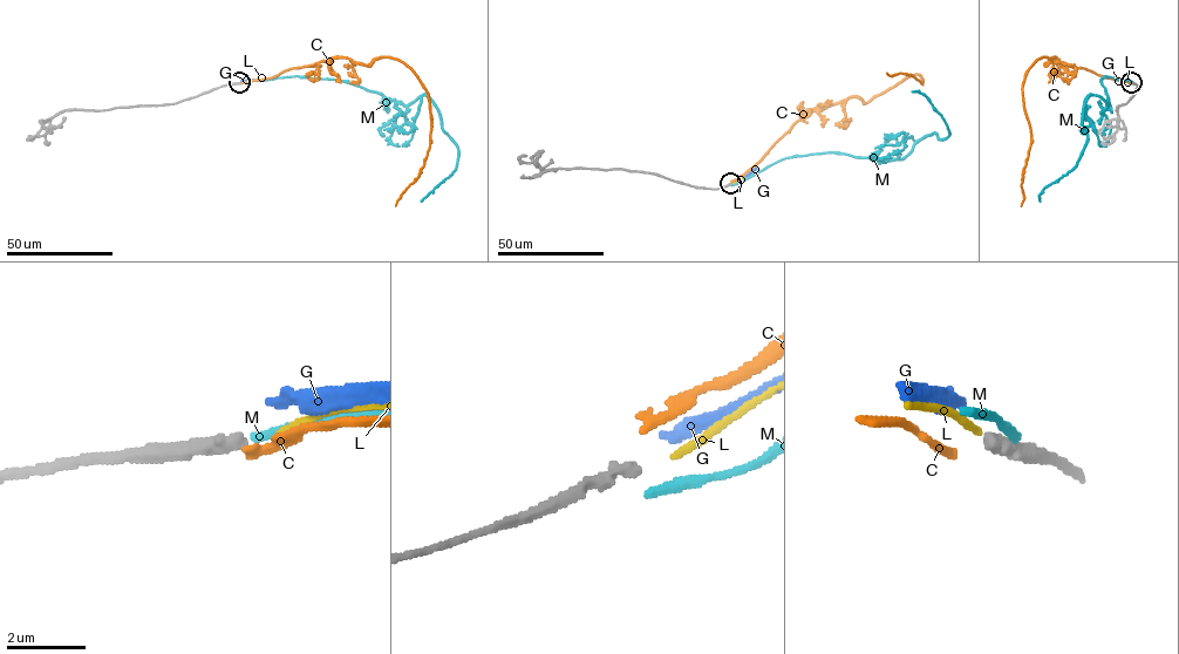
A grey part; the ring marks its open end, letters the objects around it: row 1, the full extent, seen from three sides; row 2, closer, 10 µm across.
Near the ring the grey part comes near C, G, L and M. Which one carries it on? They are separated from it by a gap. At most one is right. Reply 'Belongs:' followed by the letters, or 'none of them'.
Belongs: none of them

